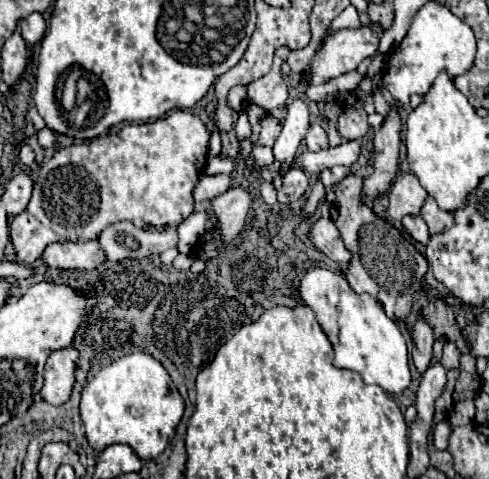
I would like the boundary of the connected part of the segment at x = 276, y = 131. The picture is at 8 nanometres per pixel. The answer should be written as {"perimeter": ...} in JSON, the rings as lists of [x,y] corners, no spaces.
{"perimeter":[[[266,114],[266,116],[262,118],[260,134],[258,134],[256,144],[260,144],[260,146],[270,146],[270,148],[272,148],[274,142],[276,142],[276,138],[280,136],[280,132],[282,132],[282,124],[280,124],[280,120],[274,118],[272,114]]]}

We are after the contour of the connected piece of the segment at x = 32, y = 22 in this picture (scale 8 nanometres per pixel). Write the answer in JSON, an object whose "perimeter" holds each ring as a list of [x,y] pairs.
{"perimeter":[[[34,12],[34,14],[26,16],[24,20],[20,20],[20,32],[22,32],[22,38],[26,40],[26,44],[36,44],[38,40],[42,40],[42,36],[46,32],[42,14]]]}

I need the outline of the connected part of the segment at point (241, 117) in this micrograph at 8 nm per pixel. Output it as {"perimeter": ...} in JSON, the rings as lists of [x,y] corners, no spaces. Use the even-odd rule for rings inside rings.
{"perimeter":[[[242,109],[239,114],[238,114],[238,119],[237,122],[235,124],[235,132],[236,135],[238,136],[238,138],[242,139],[246,136],[249,137],[251,134],[251,126],[249,124],[249,120],[248,117],[244,111],[244,109]]]}

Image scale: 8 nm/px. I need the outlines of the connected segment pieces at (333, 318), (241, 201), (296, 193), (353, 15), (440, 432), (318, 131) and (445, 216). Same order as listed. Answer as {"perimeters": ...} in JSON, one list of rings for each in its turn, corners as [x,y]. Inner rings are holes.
{"perimeters":[[[[326,268],[308,270],[300,280],[300,298],[316,312],[320,326],[334,346],[334,366],[358,372],[366,384],[378,384],[388,394],[400,394],[410,386],[406,340],[370,294],[356,294],[346,278]]],[[[236,186],[226,190],[224,194],[216,196],[210,200],[214,216],[218,220],[218,232],[220,232],[220,242],[224,246],[232,244],[236,236],[242,232],[246,224],[246,214],[252,206],[252,196],[246,188]]],[[[290,168],[290,170],[284,174],[284,184],[282,184],[282,188],[278,190],[278,202],[290,204],[290,202],[302,198],[302,196],[306,194],[308,186],[310,186],[308,176],[306,176],[300,168]]],[[[348,6],[332,24],[330,24],[330,32],[336,32],[340,28],[360,28],[360,18],[354,6]]],[[[442,420],[442,422],[436,424],[436,428],[434,428],[434,444],[436,444],[438,450],[446,450],[450,432],[452,432],[452,426],[446,420]]],[[[312,124],[310,126],[310,130],[306,134],[306,146],[312,152],[328,148],[328,136],[326,136],[326,132],[324,132],[324,128],[320,124]]],[[[426,198],[426,204],[424,204],[420,216],[422,216],[422,220],[428,224],[430,234],[444,232],[446,228],[450,228],[450,226],[454,224],[454,216],[452,216],[452,212],[444,212],[444,210],[440,210],[434,198]]]]}

